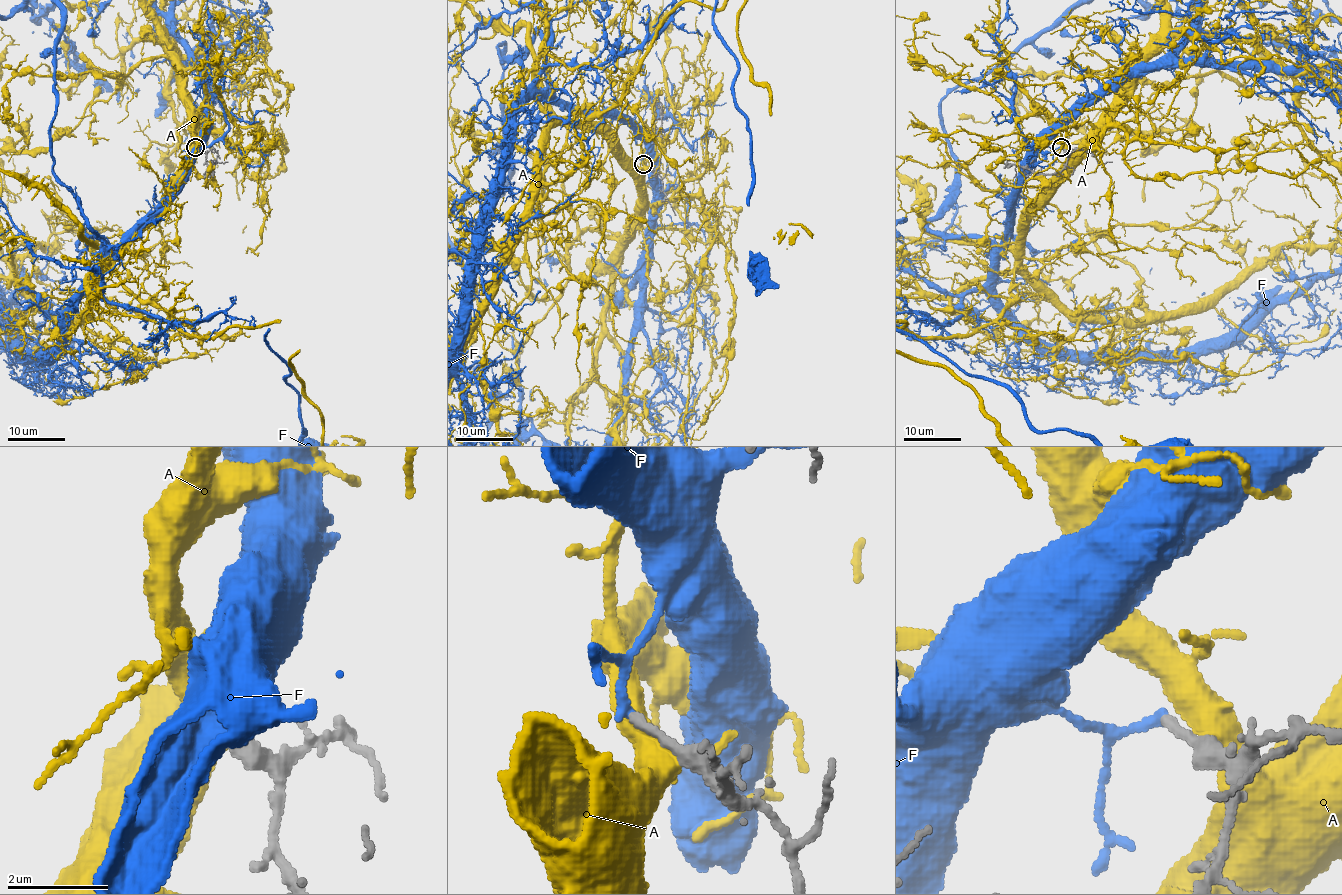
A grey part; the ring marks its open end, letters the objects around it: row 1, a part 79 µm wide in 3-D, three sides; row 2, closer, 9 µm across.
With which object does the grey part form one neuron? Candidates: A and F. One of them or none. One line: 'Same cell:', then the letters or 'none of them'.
Same cell: none of them

